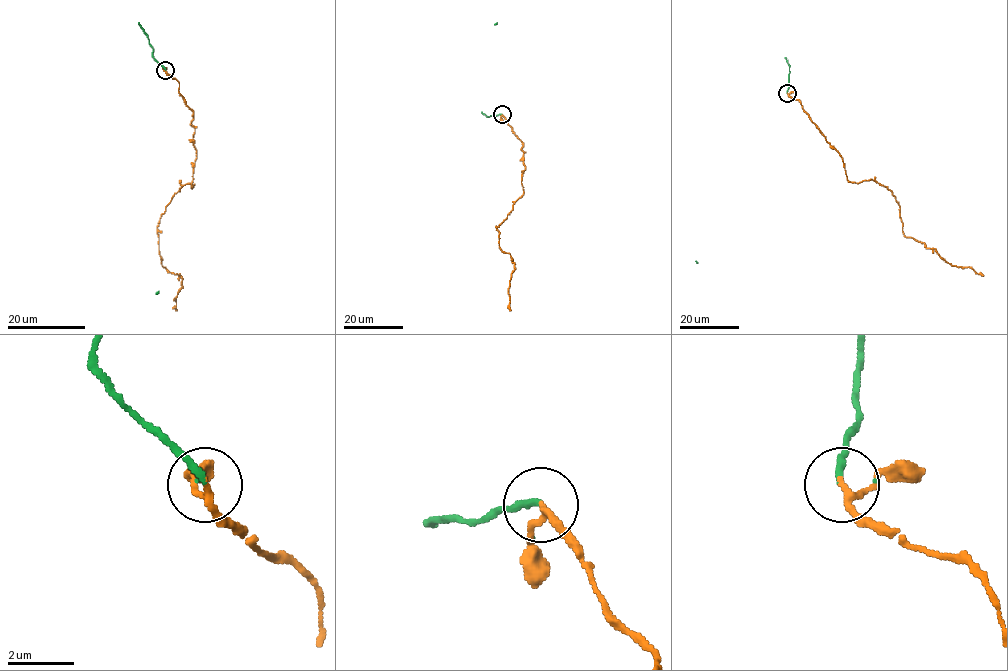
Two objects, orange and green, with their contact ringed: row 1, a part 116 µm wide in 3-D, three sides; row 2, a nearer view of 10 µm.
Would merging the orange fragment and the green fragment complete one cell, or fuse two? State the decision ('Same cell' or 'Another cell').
Same cell

